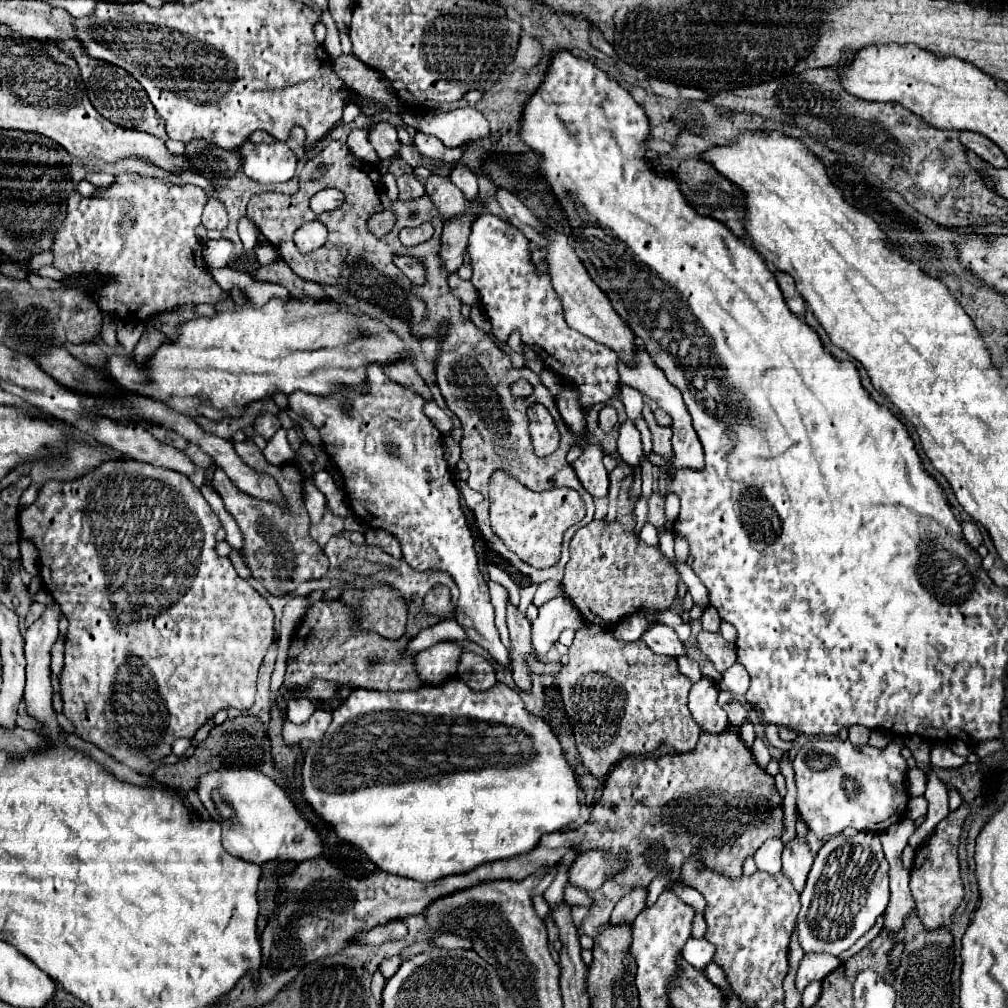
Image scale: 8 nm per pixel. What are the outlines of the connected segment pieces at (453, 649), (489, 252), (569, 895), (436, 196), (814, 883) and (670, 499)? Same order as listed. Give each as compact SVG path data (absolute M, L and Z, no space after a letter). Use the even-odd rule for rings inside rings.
M441 641L421 651L415 657L415 669L419 671L419 677L423 683L441 685L447 679L455 677L459 655L461 655L461 649L455 643Z
M489 213L479 215L471 229L467 247L473 265L471 283L481 295L481 305L493 325L493 335L507 343L509 335L519 331L521 341L529 345L555 375L575 385L579 405L587 413L587 409L591 409L595 403L605 403L611 397L619 397L619 357L607 345L601 345L565 325L563 305L551 285L551 277L535 269L529 247L527 237L509 221Z
M570 883L567 884L564 890L564 901L570 906L581 905L587 908L593 904L592 899L587 893L577 887L574 887Z
M431 175L425 181L425 189L427 195L431 197L431 201L437 205L437 209L441 211L443 219L449 219L453 215L459 215L467 203L465 195L445 177L445 175Z
M861 831L855 837L843 837L837 835L829 839L817 853L813 867L807 875L805 889L801 891L801 911L797 917L797 929L799 929L799 943L803 951L807 953L831 953L839 955L845 949L849 949L861 935L865 935L877 921L879 915L885 913L885 907L889 903L889 881L887 881L887 869L889 863L883 857L879 835L871 831Z
M669 493L665 499L666 521L675 521L677 515L679 515L679 497L675 493Z

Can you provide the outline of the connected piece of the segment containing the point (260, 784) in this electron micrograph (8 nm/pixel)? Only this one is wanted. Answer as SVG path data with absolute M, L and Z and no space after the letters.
M215 769L199 777L199 783L195 787L203 807L207 809L209 817L217 821L223 829L223 847L233 857L239 857L243 861L251 863L267 863L267 861L307 861L313 857L319 857L323 851L323 841L317 835L317 831L299 815L295 805L289 801L287 793L267 775L255 769Z

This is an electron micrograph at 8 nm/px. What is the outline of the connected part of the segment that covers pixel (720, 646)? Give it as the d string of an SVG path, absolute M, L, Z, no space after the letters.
M701 631L697 635L697 641L699 641L699 647L701 651L713 661L715 669L717 671L725 671L729 669L735 661L737 661L737 655L735 655L735 645L725 641L719 633L709 633L709 631Z

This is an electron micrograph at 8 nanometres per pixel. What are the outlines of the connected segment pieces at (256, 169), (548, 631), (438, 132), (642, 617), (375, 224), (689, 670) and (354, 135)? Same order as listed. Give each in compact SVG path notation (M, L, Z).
M245 141L243 147L239 147L239 151L243 153L245 161L243 161L243 173L253 179L255 183L283 183L295 177L295 169L297 169L297 155L293 153L293 149L289 147L289 143L283 141L273 141L273 143L249 143Z
M559 595L539 607L539 617L533 621L533 645L537 653L547 653L563 629L579 629L583 619L571 599Z
M402 107L398 114L403 125L437 137L449 149L489 135L489 121L473 107L461 107L447 113L429 111L423 114Z
M633 613L631 617L625 617L625 621L621 621L615 629L611 629L615 633L615 637L623 639L623 641L637 641L641 639L653 625L655 621L649 619L645 613Z
M385 209L385 211L381 211L369 219L369 229L371 229L371 233L375 233L375 237L383 237L385 233L389 233L393 229L395 221L397 221L395 211Z
M679 657L677 661L679 661L679 671L681 671L685 677L689 677L691 683L695 683L695 681L701 679L701 671L699 671L697 661L693 661L693 659L689 659L689 657Z
M367 123L363 129L355 127L355 129L349 133L349 137L347 137L347 147L351 149L351 153L353 153L357 159L375 165L375 163L379 161L379 157L377 157L373 145L371 145L369 139L367 139L369 129L371 129L371 123Z

